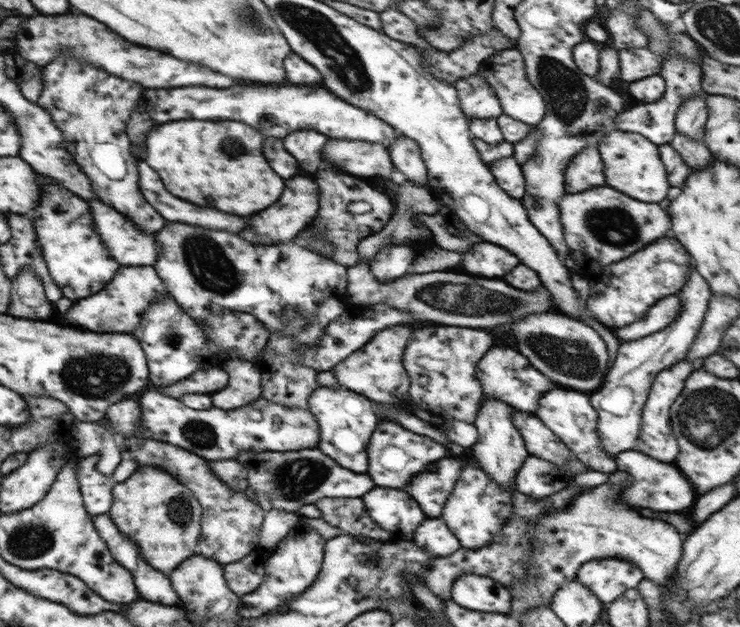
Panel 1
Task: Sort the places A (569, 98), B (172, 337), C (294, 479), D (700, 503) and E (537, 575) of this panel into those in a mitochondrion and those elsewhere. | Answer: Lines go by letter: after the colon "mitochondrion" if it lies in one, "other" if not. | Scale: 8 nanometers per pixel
A: mitochondrion
B: mitochondrion
C: mitochondrion
D: other
E: mitochondrion

